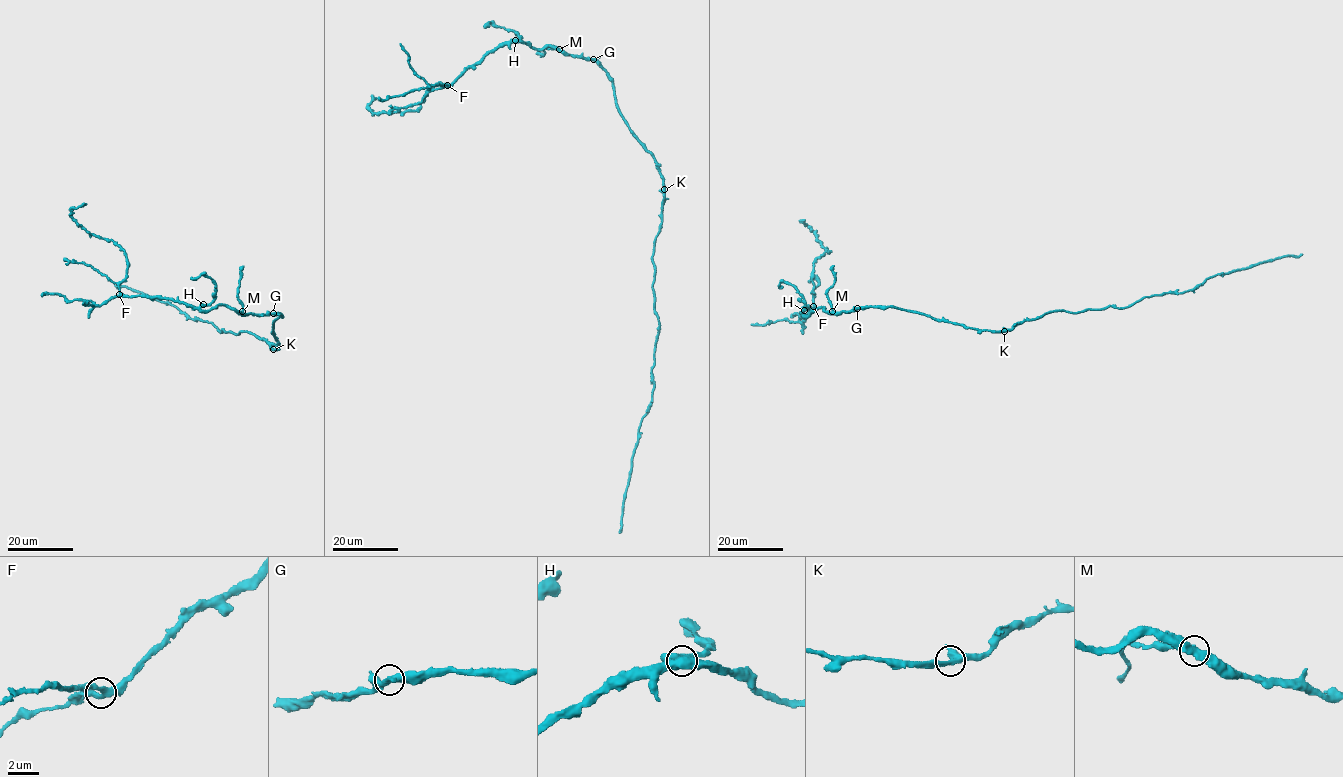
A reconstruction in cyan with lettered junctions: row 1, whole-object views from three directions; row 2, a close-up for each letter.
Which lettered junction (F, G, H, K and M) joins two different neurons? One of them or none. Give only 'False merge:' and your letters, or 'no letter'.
False merge: no letter

